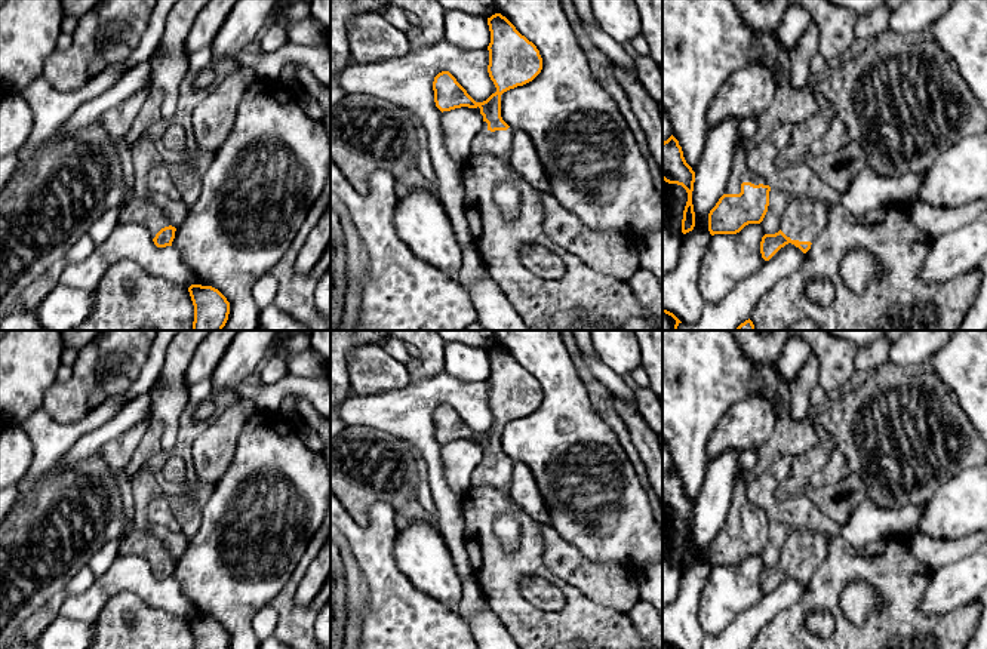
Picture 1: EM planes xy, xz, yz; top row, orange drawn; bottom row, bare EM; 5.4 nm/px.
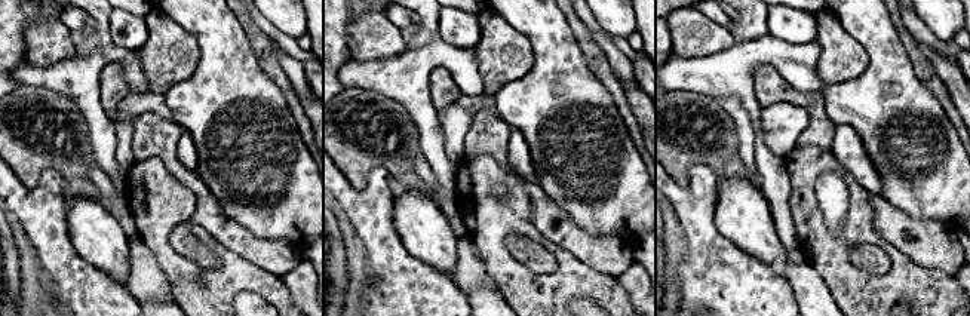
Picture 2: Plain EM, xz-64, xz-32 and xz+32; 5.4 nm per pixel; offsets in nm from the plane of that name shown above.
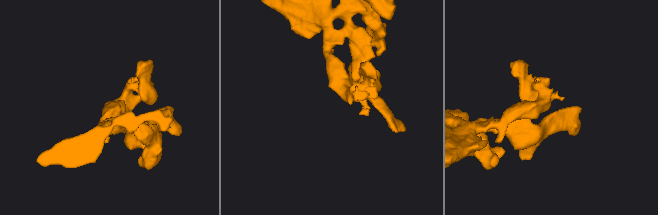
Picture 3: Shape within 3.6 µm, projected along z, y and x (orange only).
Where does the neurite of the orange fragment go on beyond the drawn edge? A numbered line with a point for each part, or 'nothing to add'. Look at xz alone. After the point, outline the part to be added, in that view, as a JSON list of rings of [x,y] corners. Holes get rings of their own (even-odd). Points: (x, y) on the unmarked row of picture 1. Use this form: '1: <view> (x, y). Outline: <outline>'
1: xz (497, 474). Outline: [[[483,453],[480,464],[471,474],[471,485],[486,485],[492,487],[511,485],[511,474],[514,468],[513,459],[507,462],[491,464],[488,455]]]

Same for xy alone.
1: xy (138, 540). Outline: [[[139,513],[133,519],[133,527],[123,535],[120,551],[122,554],[139,554],[151,566],[151,570],[170,554],[166,551],[163,544],[148,532],[148,517],[145,513]]]

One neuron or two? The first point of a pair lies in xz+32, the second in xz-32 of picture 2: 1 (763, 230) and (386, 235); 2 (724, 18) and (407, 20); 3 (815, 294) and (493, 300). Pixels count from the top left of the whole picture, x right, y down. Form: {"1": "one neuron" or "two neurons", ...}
{"1": "two neurons", "2": "one neuron", "3": "one neuron"}

